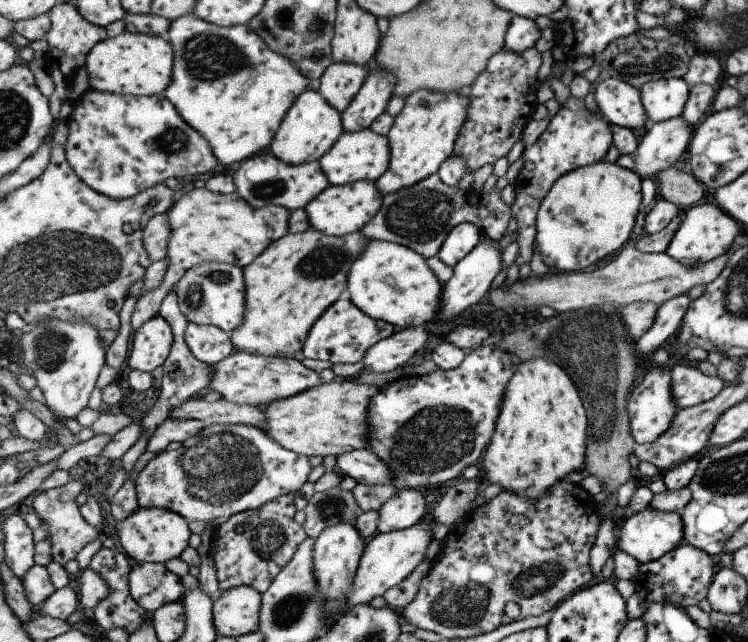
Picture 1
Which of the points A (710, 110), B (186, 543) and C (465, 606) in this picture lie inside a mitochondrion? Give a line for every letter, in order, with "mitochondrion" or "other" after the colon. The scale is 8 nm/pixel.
A: other
B: other
C: mitochondrion

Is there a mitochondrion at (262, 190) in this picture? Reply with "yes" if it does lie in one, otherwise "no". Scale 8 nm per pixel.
yes

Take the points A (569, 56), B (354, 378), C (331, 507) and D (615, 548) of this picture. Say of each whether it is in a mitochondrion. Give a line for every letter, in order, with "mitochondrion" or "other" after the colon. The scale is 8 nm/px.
A: other
B: other
C: mitochondrion
D: other

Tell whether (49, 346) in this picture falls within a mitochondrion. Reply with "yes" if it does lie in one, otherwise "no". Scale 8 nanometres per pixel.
yes

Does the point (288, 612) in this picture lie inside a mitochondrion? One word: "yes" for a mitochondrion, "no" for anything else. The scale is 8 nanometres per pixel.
yes

